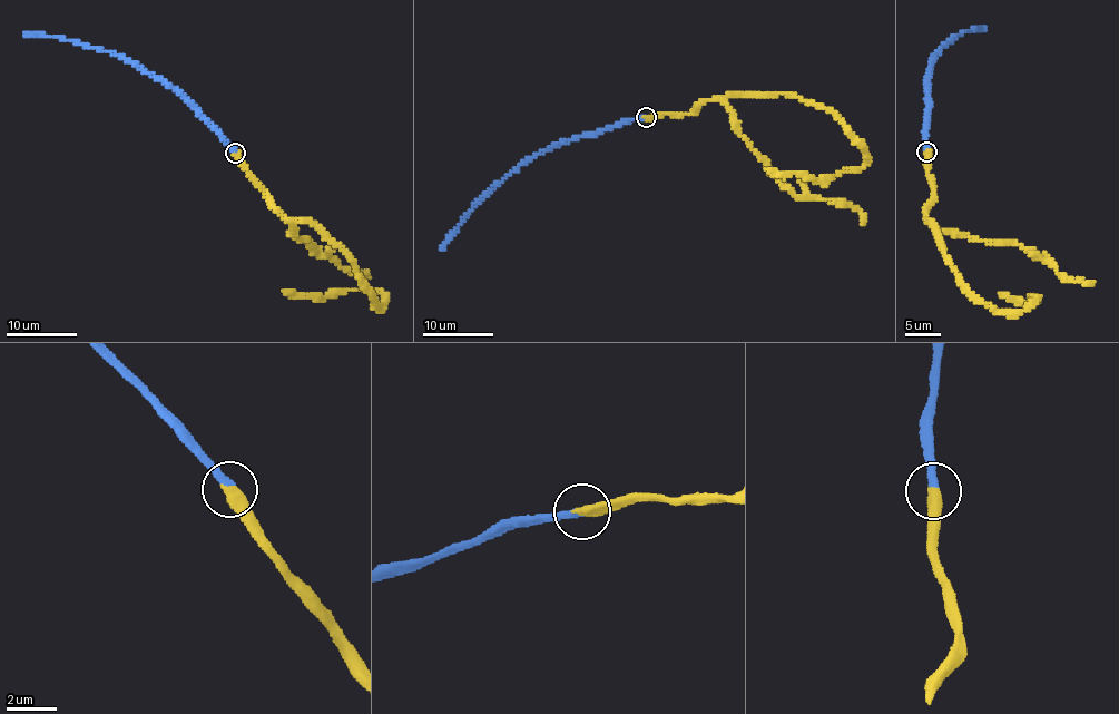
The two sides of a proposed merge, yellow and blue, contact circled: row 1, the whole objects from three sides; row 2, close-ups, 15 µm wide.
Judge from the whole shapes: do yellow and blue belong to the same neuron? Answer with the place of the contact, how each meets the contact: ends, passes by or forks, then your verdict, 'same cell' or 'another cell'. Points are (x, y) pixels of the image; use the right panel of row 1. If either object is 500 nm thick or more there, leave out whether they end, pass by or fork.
at (926, 152); same cell

